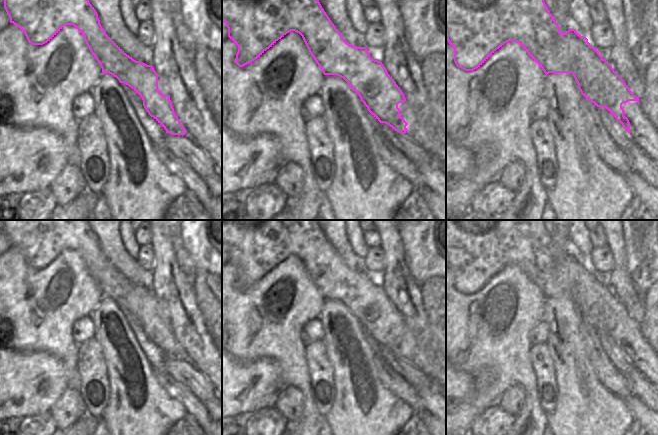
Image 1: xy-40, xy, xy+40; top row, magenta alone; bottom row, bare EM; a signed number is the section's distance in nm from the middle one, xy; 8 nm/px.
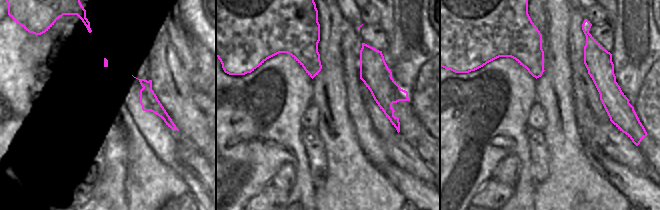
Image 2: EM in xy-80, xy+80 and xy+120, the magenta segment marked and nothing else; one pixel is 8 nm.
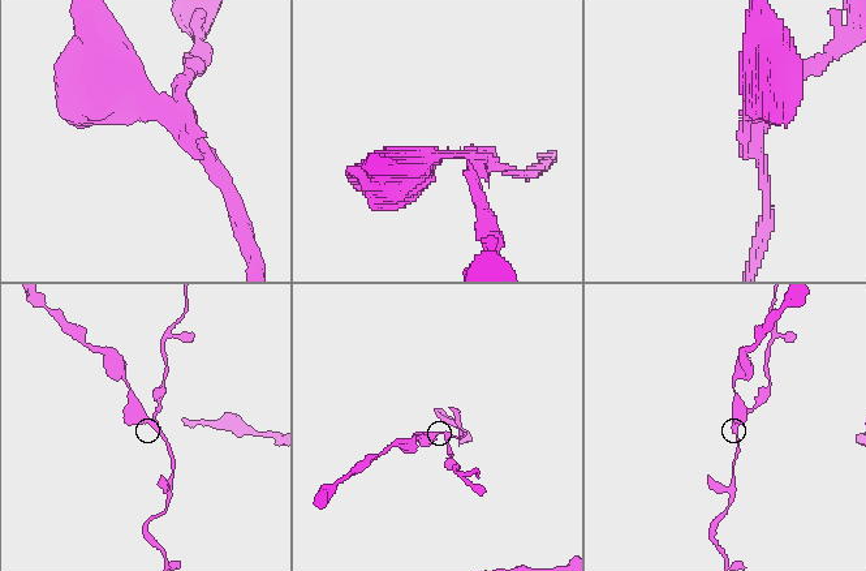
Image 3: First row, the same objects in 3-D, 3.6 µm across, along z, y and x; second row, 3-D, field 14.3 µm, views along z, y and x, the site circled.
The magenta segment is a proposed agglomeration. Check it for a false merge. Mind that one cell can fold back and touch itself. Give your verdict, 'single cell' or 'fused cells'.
fused cells

